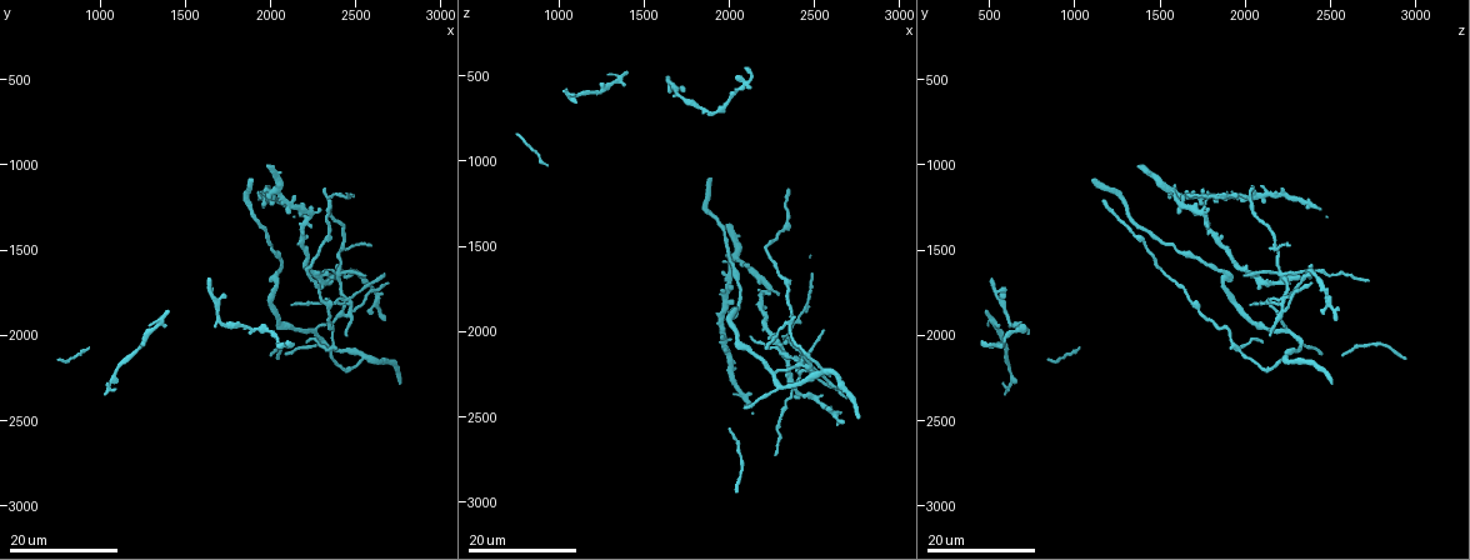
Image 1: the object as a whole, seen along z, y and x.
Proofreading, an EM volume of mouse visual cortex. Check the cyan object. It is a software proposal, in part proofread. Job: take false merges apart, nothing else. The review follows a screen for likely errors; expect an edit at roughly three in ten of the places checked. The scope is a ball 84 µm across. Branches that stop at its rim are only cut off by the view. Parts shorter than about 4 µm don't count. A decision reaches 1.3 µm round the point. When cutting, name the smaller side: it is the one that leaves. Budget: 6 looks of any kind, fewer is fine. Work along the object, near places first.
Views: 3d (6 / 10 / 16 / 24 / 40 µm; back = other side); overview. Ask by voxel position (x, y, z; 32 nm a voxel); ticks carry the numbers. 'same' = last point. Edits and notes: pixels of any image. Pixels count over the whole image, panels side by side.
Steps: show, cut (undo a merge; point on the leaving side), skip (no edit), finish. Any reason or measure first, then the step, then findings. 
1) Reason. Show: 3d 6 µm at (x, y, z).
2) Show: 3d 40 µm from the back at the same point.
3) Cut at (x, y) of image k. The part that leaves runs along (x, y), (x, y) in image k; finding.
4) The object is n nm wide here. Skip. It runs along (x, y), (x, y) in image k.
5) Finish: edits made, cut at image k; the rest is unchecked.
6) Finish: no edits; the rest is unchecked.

Three arms meet. Show: 3d 16 µm at (2560, 2120, 2240).

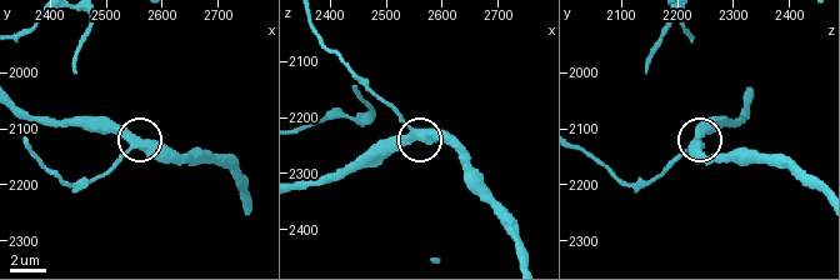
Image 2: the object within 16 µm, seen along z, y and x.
Show: 3d 6 µm at (2550, 2130, 2225).

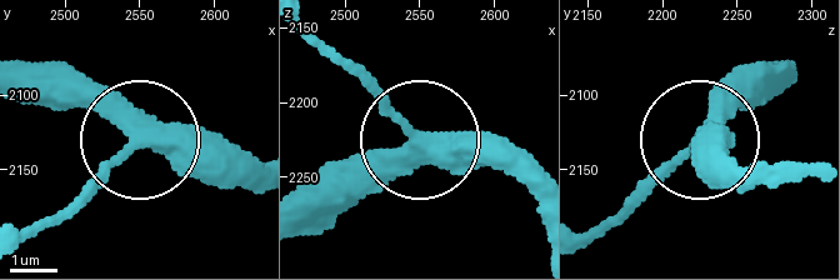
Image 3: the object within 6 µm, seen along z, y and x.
Skip. All the same neuron.

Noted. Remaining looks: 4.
Two arms at a narrow angle. Show: 3d 16 µm at (2360, 2080, 1960).

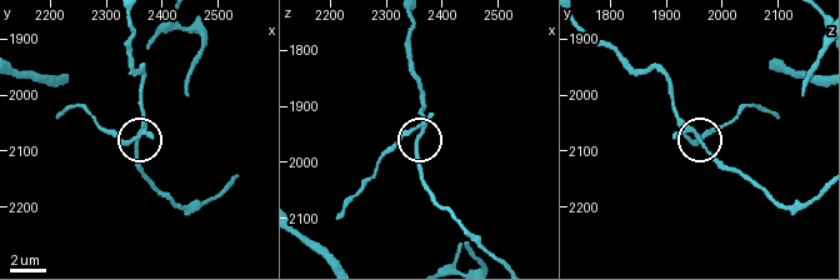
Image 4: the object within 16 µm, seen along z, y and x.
Show: 3d 10 µm at (2345, 2080, 1945).

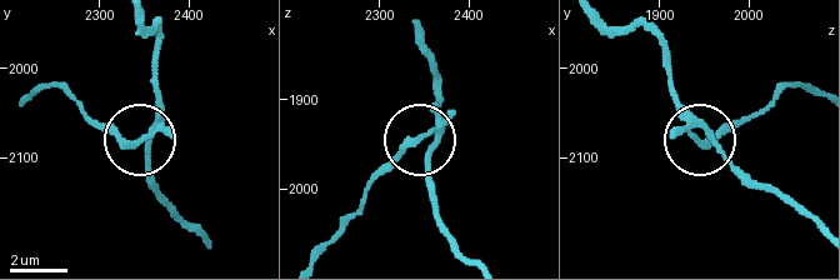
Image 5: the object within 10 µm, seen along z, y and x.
Cut at (124, 138) of image 5. The part that leaves runs along (160, 125), (126, 140), (98, 125), (54, 85), (25, 96) in image 5; a second neuron is stuck on.

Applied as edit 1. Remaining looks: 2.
Finish: edits made, cut at image 5; the rest is unchecked.

